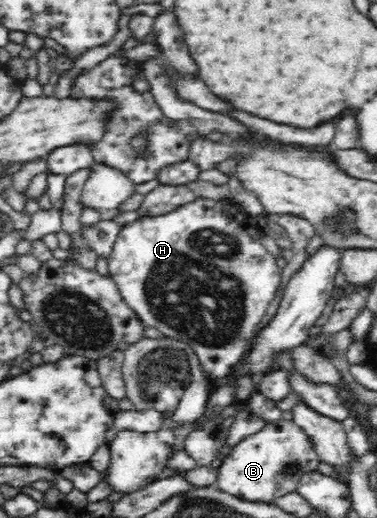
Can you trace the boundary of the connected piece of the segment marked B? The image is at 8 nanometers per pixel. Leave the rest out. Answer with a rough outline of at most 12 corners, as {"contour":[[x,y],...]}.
{"contour":[[293,419],[242,437],[214,486],[244,501],[297,492],[319,462]]}

